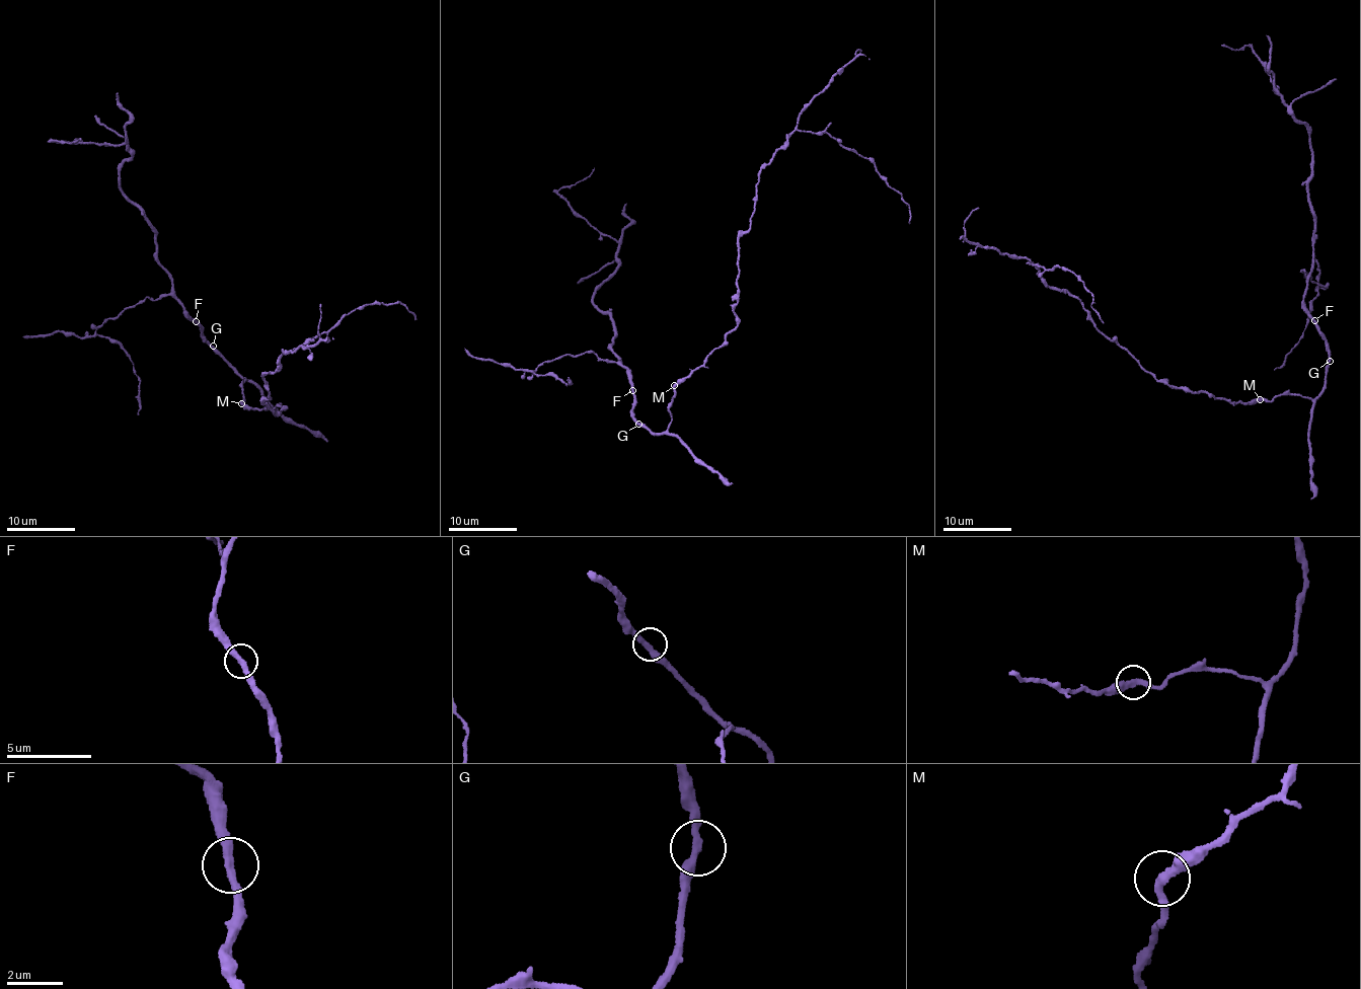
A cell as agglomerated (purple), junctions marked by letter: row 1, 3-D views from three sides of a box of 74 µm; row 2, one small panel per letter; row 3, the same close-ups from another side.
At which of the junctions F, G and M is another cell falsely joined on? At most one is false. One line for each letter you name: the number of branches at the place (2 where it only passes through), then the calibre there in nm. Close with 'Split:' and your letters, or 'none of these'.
Split: none of these

